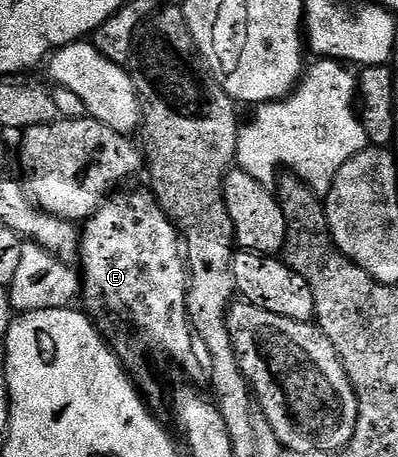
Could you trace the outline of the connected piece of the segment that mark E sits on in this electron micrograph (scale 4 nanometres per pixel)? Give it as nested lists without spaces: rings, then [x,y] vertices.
[[[154,192],[119,193],[103,202],[101,208],[90,217],[81,229],[81,301],[86,312],[104,330],[120,325],[113,337],[113,348],[119,354],[119,360],[129,370],[130,376],[137,382],[138,388],[148,398],[159,393],[159,385],[151,374],[145,358],[139,354],[139,345],[131,341],[130,325],[136,325],[143,336],[143,345],[155,353],[164,353],[175,361],[187,365],[197,353],[197,338],[191,327],[187,314],[187,291],[189,278],[187,276],[187,258],[181,244],[179,230],[167,217],[167,212],[159,206]]]

